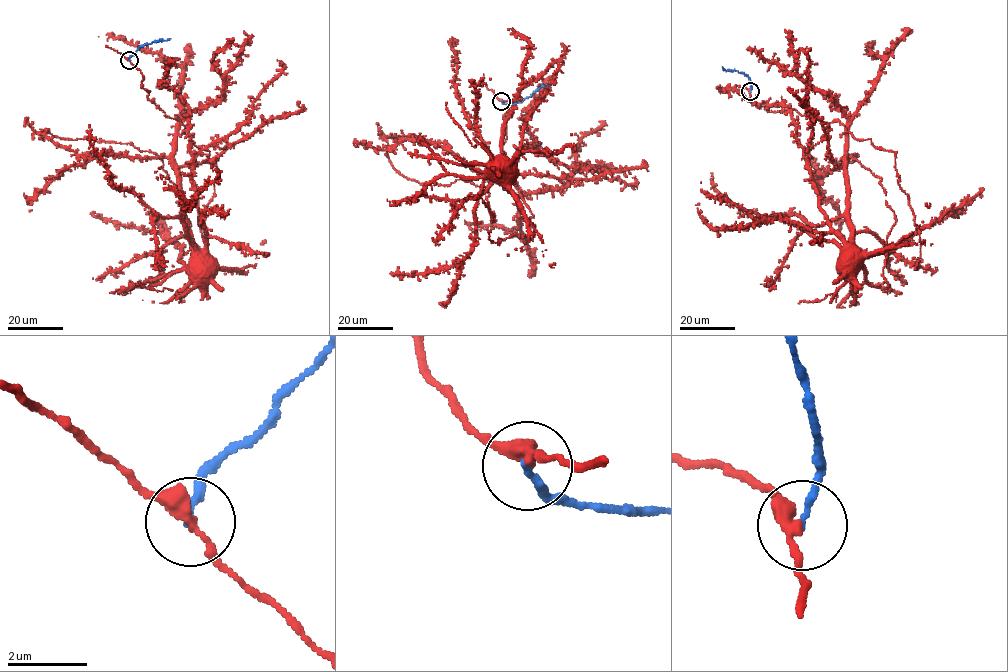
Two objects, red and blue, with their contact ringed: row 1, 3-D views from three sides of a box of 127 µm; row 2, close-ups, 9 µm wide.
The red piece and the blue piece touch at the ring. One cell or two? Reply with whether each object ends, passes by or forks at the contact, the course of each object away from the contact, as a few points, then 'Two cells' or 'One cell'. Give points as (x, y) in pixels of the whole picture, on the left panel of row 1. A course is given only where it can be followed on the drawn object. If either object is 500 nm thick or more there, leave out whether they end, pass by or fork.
At the ring red passes by. At the ring blue ends. Course of red: (129, 60), (143, 75), (148, 100), (184, 128), (176, 137), (174, 163), (197, 267). Course of blue: (129, 60), (141, 45), (170, 38). Two cells

